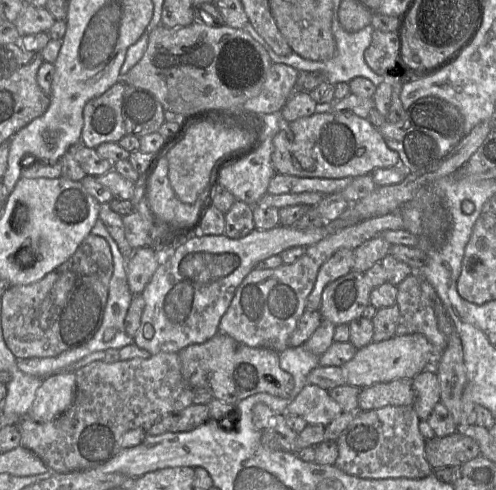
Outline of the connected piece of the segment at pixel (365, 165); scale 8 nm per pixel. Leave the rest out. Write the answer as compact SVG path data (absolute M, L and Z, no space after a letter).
M330 111L315 113L289 123L283 123L281 120L281 129L272 135L271 141L273 144L271 160L275 172L300 178L358 177L367 175L375 169L392 168L400 164L398 153L387 146L379 129L375 128L367 119L352 113Z

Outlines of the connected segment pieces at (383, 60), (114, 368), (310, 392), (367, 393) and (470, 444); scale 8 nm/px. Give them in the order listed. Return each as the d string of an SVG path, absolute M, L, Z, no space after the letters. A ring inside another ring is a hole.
M374 30L372 40L364 52L367 65L378 75L394 75L405 72L410 66L405 65L400 57L401 40L399 32L381 32Z
M163 352L149 358L133 358L115 363L92 362L75 371L76 394L67 411L49 422L37 422L28 414L20 419L21 444L36 454L49 469L69 473L96 468L121 450L121 439L130 429L144 428L163 415L178 415L192 403L192 388L184 379L178 353Z
M306 384L286 408L286 414L302 417L308 424L324 427L342 412L341 406L330 397L327 390L311 384Z
M412 379L376 383L360 389L358 410L370 411L385 406L411 406L414 403Z
M459 432L435 436L425 443L425 457L433 469L459 466L480 454L477 441Z

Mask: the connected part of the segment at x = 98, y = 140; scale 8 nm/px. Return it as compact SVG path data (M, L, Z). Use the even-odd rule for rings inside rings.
M119 81L86 103L80 144L95 149L103 143L118 143L126 135L122 116L125 88L126 85Z

